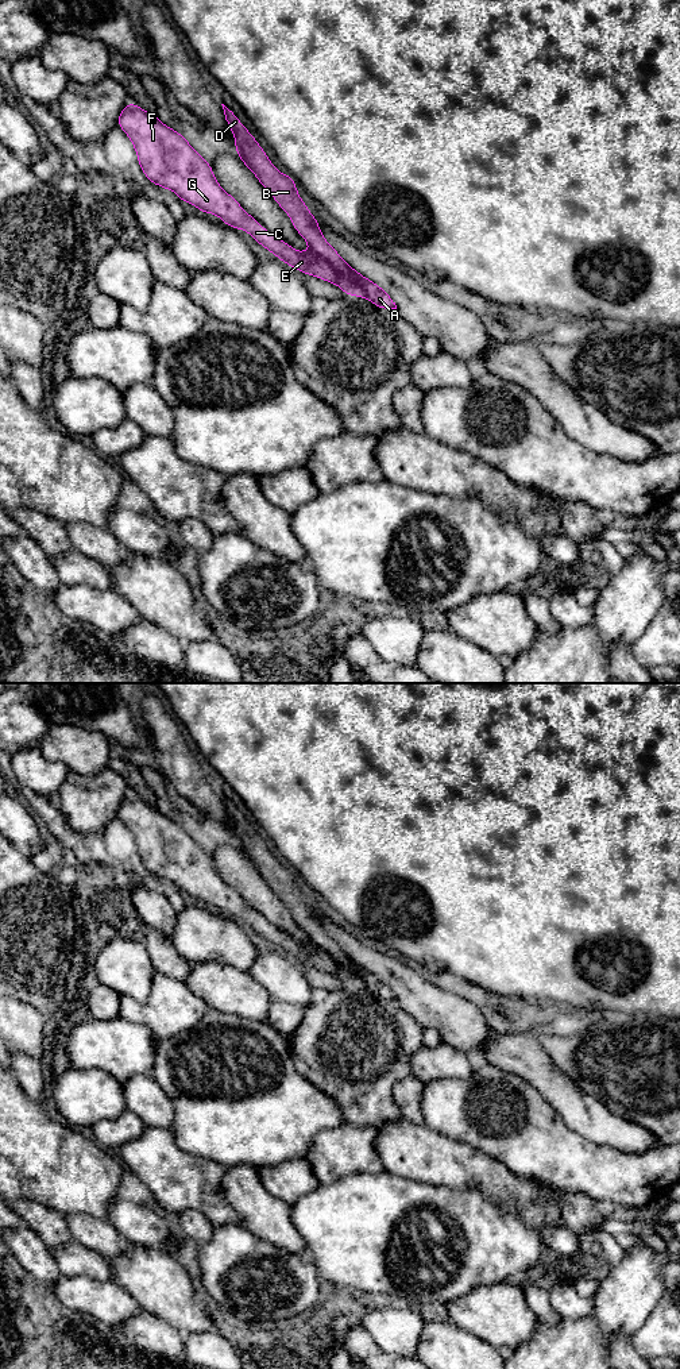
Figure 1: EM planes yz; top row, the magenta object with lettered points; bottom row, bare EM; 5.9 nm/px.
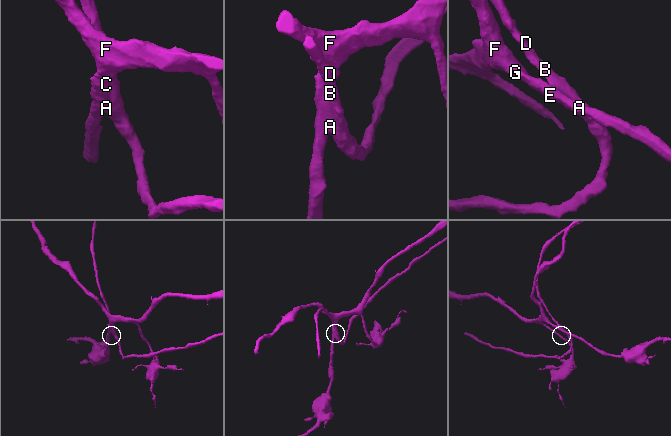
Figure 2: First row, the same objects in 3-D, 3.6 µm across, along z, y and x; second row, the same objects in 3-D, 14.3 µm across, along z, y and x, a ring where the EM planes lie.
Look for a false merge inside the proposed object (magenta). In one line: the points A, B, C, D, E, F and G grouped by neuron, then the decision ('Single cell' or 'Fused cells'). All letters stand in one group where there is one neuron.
Groups: A B D / C E F G. Fused cells

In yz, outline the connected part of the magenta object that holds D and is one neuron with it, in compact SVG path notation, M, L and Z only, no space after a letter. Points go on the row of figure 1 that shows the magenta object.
M224 104L225 120L235 136L236 154L250 169L262 186L273 196L277 204L287 213L295 231L305 239L309 248L324 257L339 273L351 274L362 297L380 309L397 309L394 300L375 282L370 281L351 267L340 254L327 242L318 220L310 213L308 205L297 192L295 181L281 173L268 159L258 140L250 134L243 123Z

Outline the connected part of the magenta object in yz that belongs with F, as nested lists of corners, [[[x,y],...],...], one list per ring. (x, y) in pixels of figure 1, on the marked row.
[[[131,101],[121,109],[117,124],[131,139],[138,154],[138,165],[151,184],[173,190],[181,201],[194,205],[202,213],[213,213],[224,224],[248,232],[256,243],[290,267],[328,281],[339,286],[344,294],[362,297],[351,274],[339,273],[324,257],[312,250],[297,251],[263,228],[221,188],[210,163],[182,134]]]

